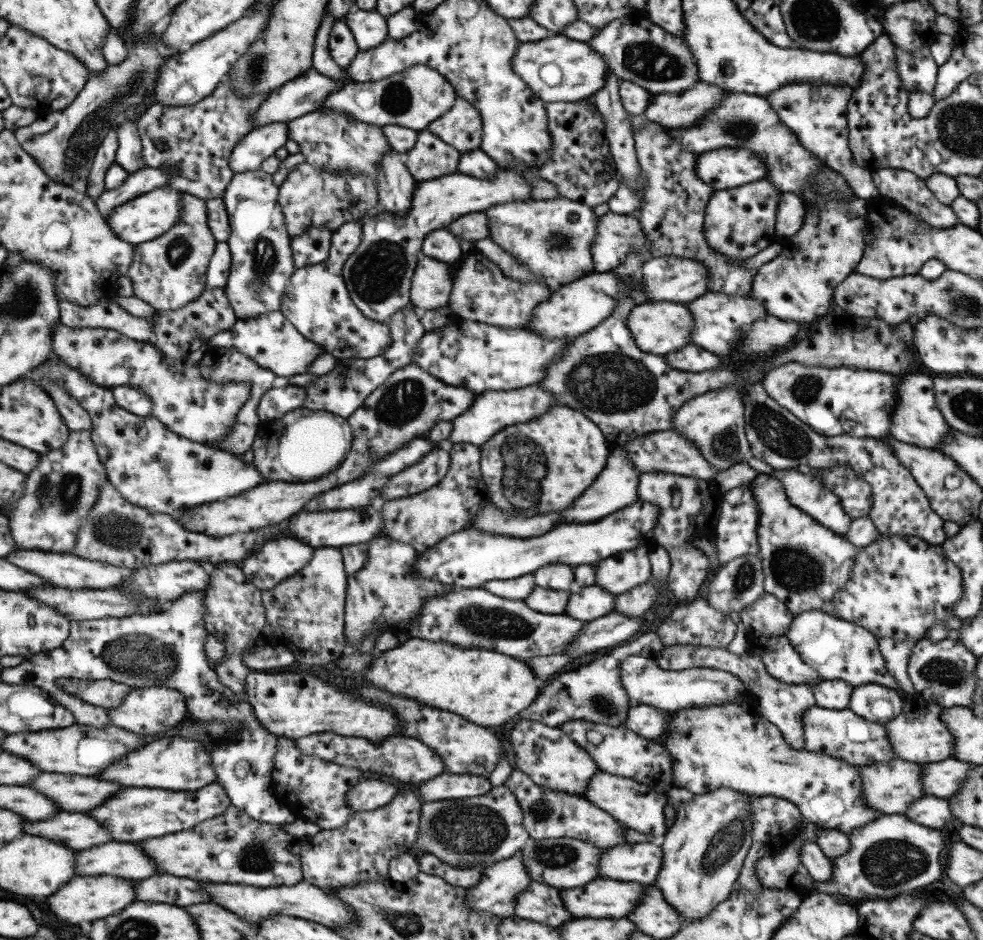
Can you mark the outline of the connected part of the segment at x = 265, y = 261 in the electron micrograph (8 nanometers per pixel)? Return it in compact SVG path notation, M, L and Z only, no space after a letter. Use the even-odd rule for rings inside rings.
M259 168L233 174L221 198L230 226L226 240L230 271L223 290L237 319L278 311L283 288L295 269L290 238L277 197L278 187L272 183L272 174Z

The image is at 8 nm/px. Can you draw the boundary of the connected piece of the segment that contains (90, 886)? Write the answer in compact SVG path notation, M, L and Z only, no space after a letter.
M76 876L69 884L59 889L57 894L47 898L51 912L59 916L65 922L71 924L81 924L81 922L97 921L100 918L110 917L118 913L119 910L126 909L128 905L135 901L133 896L133 882L123 880L123 878L113 878L113 876Z

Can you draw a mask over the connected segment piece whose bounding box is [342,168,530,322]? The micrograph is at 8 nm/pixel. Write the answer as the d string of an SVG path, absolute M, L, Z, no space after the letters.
M500 168L489 180L455 172L431 180L416 181L406 215L400 217L379 210L375 216L360 222L360 243L342 266L342 279L355 308L369 320L386 321L410 302L408 296L412 272L421 255L421 243L428 232L447 228L463 214L484 211L494 204L529 199L530 184L510 168Z

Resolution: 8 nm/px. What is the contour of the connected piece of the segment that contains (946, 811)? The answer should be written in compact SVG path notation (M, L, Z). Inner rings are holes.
M929 794L910 802L904 810L904 815L911 822L937 830L940 830L944 824L954 819L946 799L937 798Z

